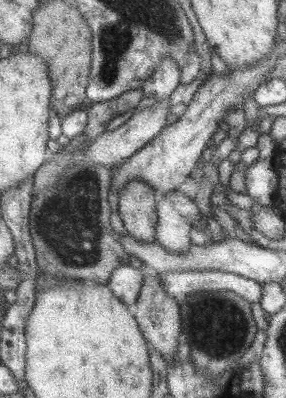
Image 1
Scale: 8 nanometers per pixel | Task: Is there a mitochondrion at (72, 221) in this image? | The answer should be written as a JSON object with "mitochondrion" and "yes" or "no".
{"mitochondrion":"yes"}

